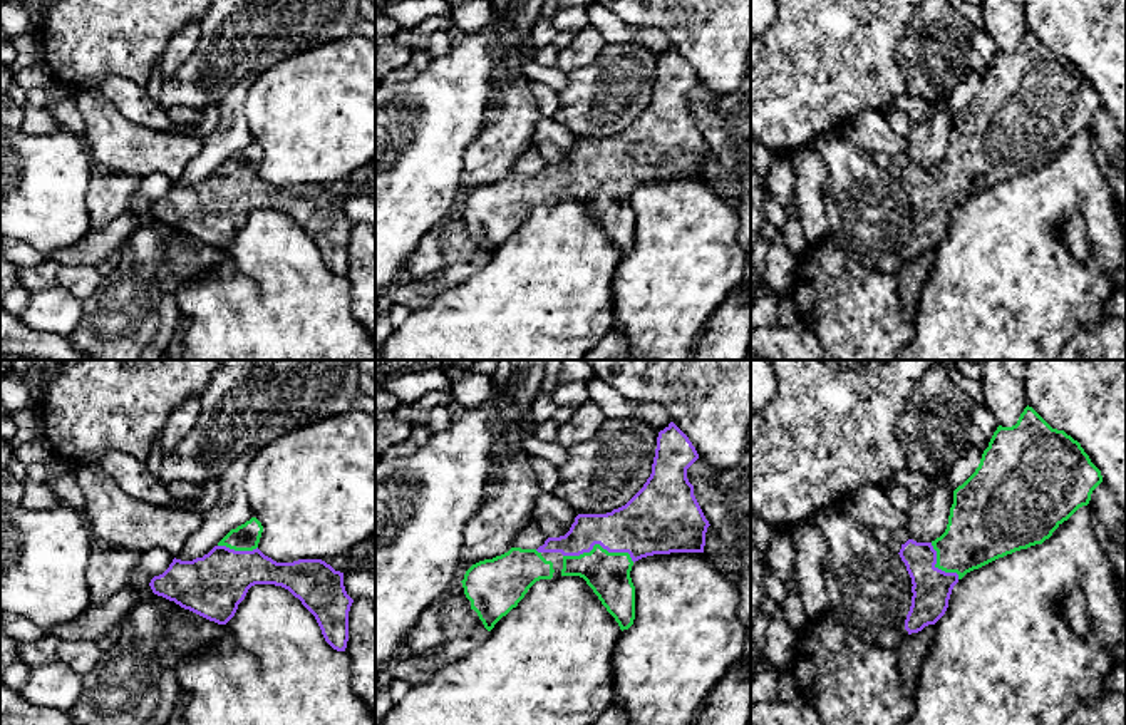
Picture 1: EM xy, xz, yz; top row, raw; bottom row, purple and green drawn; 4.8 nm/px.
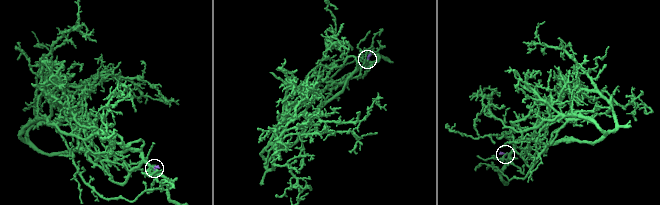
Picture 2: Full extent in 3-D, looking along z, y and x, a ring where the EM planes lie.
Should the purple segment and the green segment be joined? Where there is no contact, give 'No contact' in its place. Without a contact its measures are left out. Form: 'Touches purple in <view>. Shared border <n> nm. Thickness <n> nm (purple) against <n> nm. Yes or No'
Touches purple in xz. Shared border 340 nm. Thickness 300 nm (purple) against 200 nm. Yes

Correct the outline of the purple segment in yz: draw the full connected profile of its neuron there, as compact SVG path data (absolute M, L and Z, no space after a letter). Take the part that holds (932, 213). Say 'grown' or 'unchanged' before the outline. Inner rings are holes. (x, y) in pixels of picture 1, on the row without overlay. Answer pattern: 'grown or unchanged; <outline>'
grown; M1032 32L1024 33L1015 50L999 50L975 97L953 116L945 157L932 167L908 164L901 169L898 179L913 209L905 244L908 260L945 239L953 211L967 198L1049 164L1079 132L1089 129L1101 107L1101 95L1081 69L1052 54Z

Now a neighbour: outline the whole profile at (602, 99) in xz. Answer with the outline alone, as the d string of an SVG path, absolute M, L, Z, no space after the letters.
M607 44L586 67L568 74L555 121L578 139L607 139L625 131L647 107L659 59L637 44Z

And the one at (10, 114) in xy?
M0 95L0 121L8 127L20 131L23 122L23 109L15 105L7 95Z

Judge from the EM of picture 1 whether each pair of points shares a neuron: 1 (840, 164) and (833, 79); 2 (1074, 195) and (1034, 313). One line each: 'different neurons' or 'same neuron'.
1: different neurons
2: same neuron

